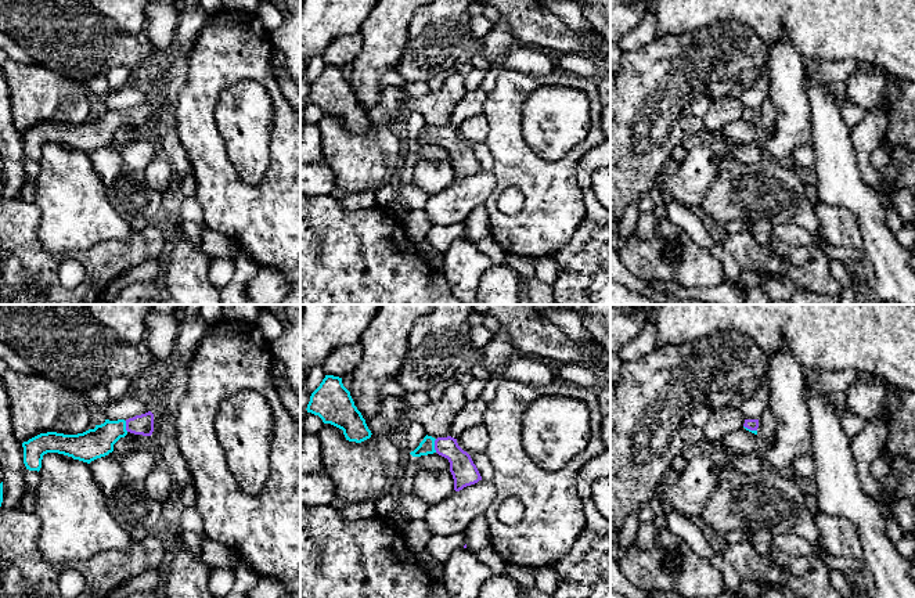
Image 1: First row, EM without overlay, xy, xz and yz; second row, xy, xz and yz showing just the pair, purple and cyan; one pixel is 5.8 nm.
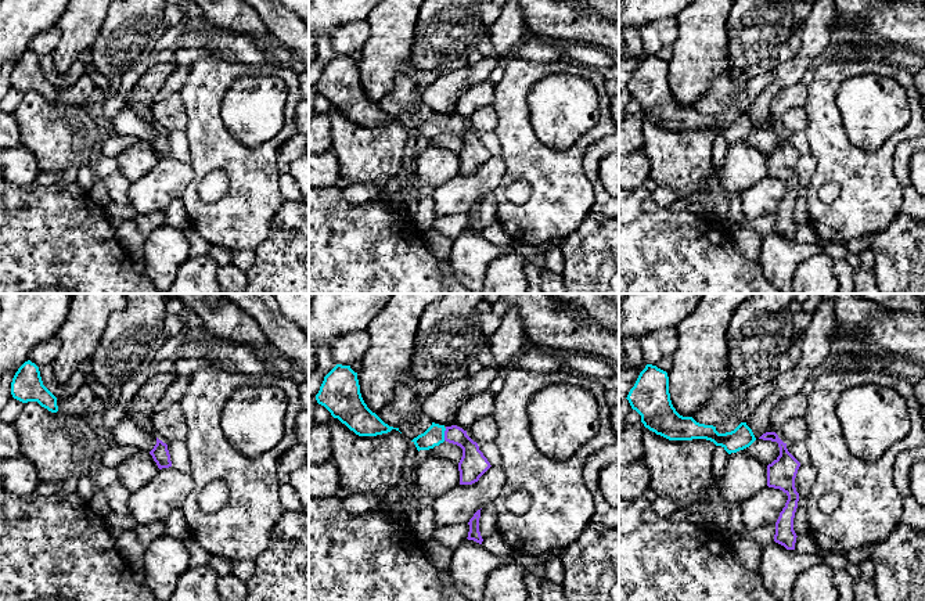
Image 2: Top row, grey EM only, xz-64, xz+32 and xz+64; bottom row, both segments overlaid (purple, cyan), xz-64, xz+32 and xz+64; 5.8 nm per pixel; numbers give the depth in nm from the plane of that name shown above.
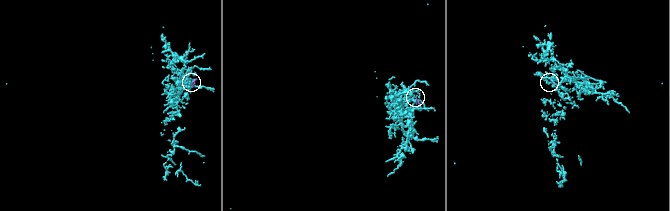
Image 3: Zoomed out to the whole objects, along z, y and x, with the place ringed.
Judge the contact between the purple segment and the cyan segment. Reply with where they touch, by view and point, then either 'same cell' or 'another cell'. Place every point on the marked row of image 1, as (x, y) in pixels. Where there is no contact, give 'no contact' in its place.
xz (435, 446) | same cell

